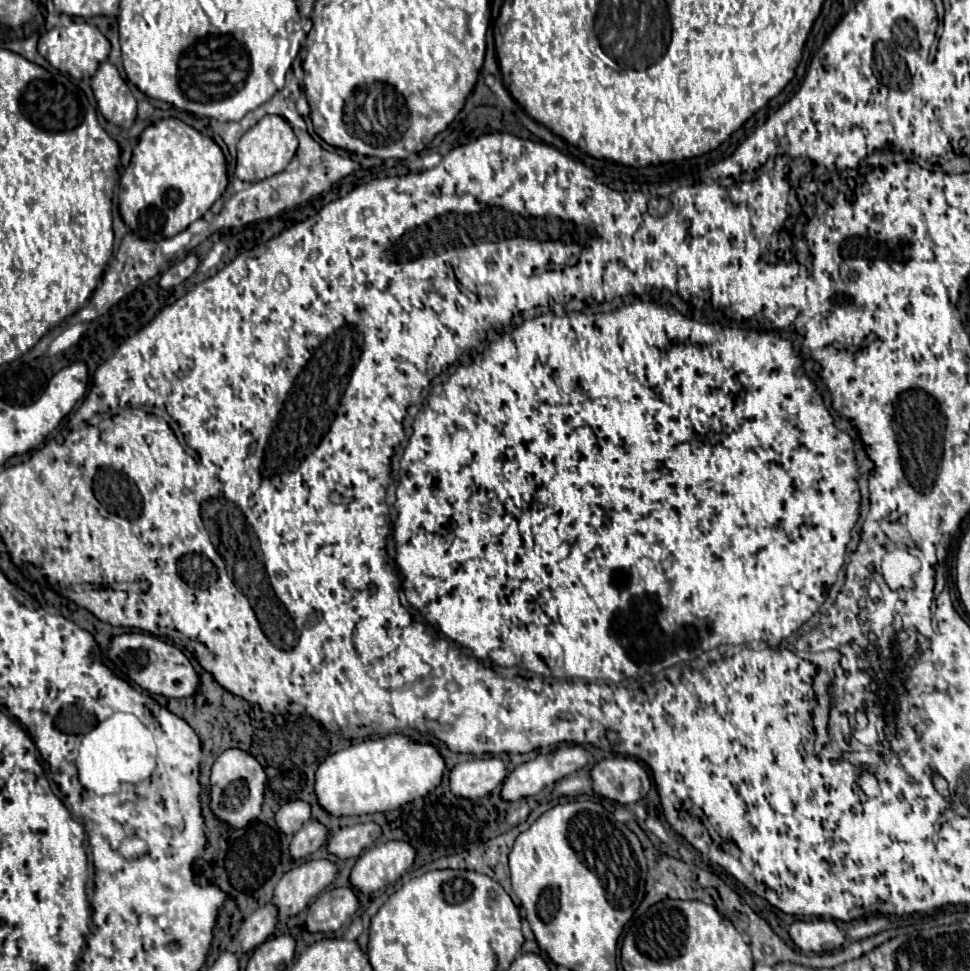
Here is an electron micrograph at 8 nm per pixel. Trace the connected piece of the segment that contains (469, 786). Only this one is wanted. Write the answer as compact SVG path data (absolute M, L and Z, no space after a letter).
M499 758L467 760L449 772L449 788L459 798L481 798L501 786L505 776L505 762Z

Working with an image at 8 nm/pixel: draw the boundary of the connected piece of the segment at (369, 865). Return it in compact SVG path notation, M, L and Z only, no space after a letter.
M385 842L369 848L355 862L349 882L351 888L369 894L395 884L415 862L415 850L407 842Z

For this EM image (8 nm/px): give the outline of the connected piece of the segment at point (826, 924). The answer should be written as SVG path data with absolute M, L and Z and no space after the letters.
M831 918L797 920L789 926L789 936L803 952L833 952L843 946L843 934Z

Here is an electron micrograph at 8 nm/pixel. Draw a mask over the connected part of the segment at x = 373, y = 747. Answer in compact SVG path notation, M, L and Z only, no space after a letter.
M403 734L377 740L363 740L331 754L315 772L315 796L331 816L363 816L401 808L407 802L427 796L441 782L443 756L431 744L409 742Z

